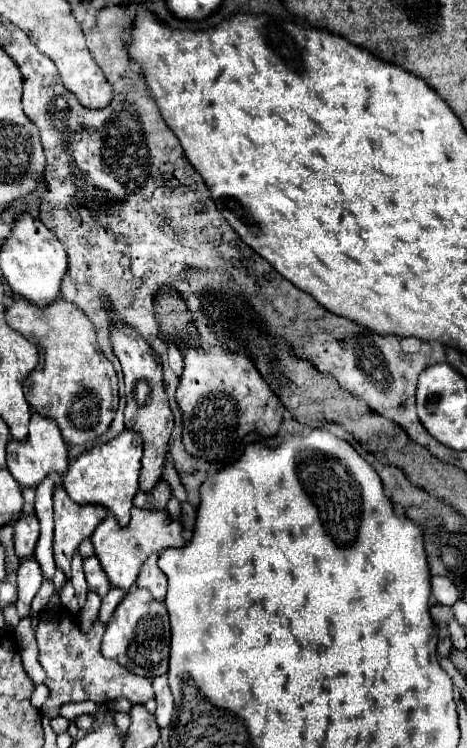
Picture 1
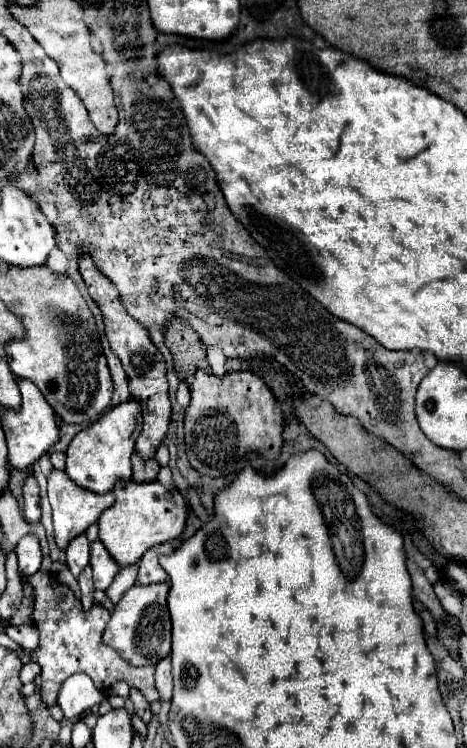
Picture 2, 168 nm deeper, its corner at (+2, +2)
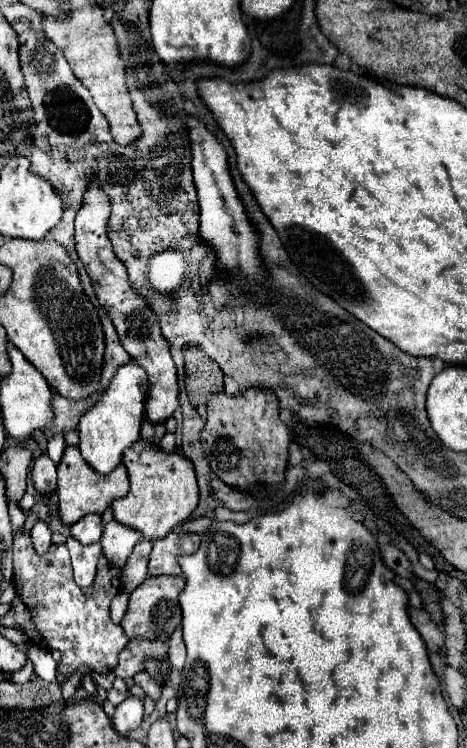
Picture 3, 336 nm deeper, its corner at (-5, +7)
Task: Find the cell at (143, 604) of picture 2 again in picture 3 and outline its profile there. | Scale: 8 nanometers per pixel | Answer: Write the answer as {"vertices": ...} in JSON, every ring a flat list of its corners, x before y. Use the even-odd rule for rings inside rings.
{"vertices":[[149,576,143,584,139,584,131,592,129,610,121,622,125,634,129,638,145,638,145,640,167,640,171,632,181,624,181,606,179,594,185,588,183,576]]}

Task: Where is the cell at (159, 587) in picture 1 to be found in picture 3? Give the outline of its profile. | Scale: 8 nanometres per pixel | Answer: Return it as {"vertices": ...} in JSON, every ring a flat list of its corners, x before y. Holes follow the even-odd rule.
{"vertices":[[169,532,165,538,153,542,151,558,149,558,149,576,179,576,181,568,177,564,177,556,195,554,201,544,197,534,187,532]]}

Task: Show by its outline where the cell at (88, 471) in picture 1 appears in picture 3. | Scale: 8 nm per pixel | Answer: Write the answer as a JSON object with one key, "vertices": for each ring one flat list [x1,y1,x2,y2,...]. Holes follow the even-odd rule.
{"vertices":[[125,364,117,370,109,388,101,394,93,408,89,408,79,422,79,448,89,466,93,466,99,474,109,474,123,458,125,448,139,440,141,422,145,416,145,400,147,400,147,374,137,364]]}

